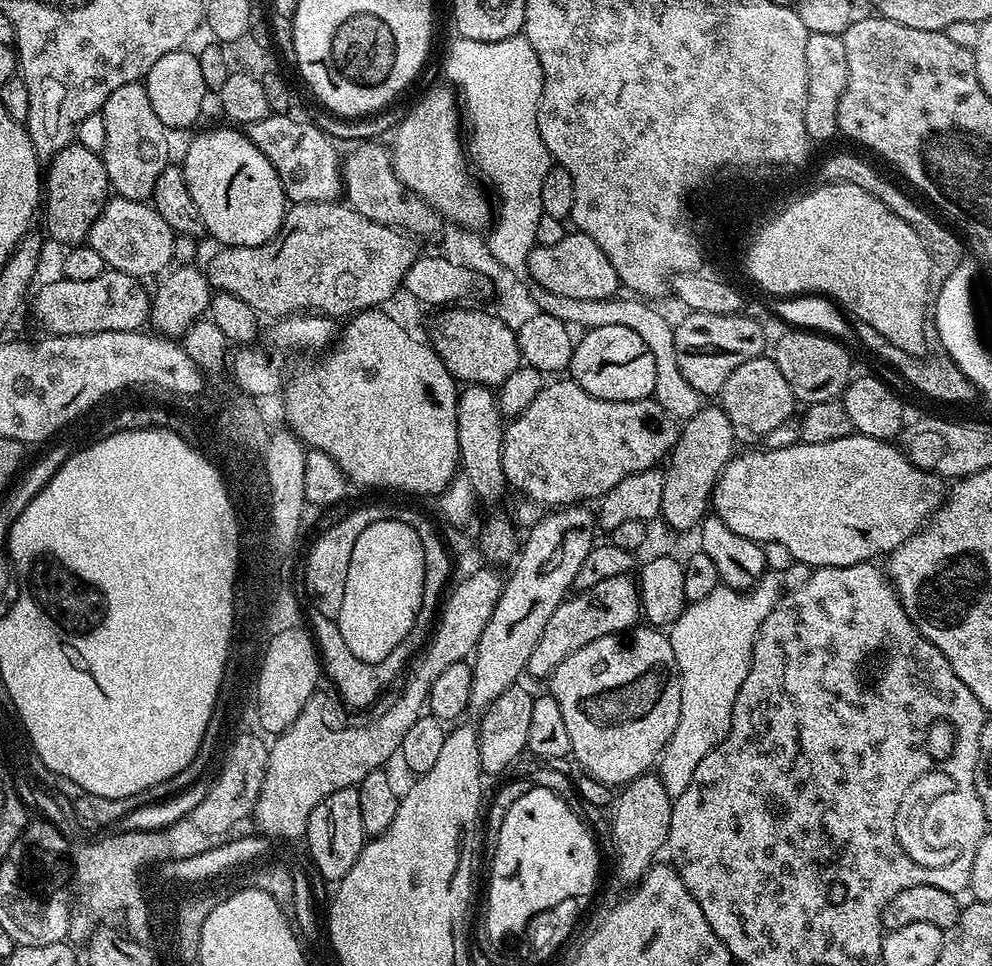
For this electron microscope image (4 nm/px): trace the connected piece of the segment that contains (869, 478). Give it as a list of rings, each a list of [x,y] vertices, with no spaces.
[[[853,434],[825,444],[797,442],[785,448],[761,447],[759,449],[760,452],[752,451],[756,450],[744,450],[742,454],[740,452],[733,455],[725,468],[721,470],[710,499],[711,511],[719,520],[726,522],[726,526],[730,526],[730,530],[734,530],[734,534],[742,534],[742,538],[755,540],[761,546],[766,544],[786,546],[786,550],[790,550],[793,561],[808,563],[813,570],[833,568],[834,566],[867,564],[875,561],[877,559],[875,556],[880,556],[880,558],[887,557],[888,553],[894,551],[898,546],[902,546],[902,542],[906,542],[915,532],[920,531],[931,520],[932,515],[940,509],[940,505],[943,504],[946,495],[945,481],[936,472],[928,472],[925,468],[914,466],[914,462],[910,462],[895,443],[887,440],[875,440],[869,436]]]

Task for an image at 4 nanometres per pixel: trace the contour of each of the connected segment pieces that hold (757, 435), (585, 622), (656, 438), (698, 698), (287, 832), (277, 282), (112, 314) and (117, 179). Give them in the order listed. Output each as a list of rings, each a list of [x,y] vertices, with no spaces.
[[[767,355],[755,356],[750,362],[742,362],[718,393],[718,404],[723,408],[726,417],[730,418],[735,439],[744,446],[752,446],[763,441],[770,430],[782,426],[782,422],[793,419],[792,411],[798,408],[795,394],[790,390],[790,382],[782,378],[782,370],[778,370],[776,361]]]
[[[631,575],[606,578],[606,582],[598,582],[598,586],[587,588],[584,592],[569,595],[554,610],[550,622],[546,622],[546,630],[542,630],[542,638],[534,646],[534,654],[530,654],[527,675],[551,677],[552,671],[574,650],[582,650],[590,642],[607,636],[618,636],[627,633],[641,623],[640,589]]]
[[[570,378],[553,380],[504,429],[502,470],[521,497],[541,506],[596,502],[622,478],[657,467],[675,446],[677,421],[655,398],[599,400]]]
[[[766,574],[746,592],[721,586],[710,590],[706,598],[691,601],[678,618],[678,622],[674,622],[667,629],[666,635],[678,662],[682,690],[678,726],[674,726],[674,734],[661,752],[658,761],[658,775],[662,786],[666,786],[668,796],[675,798],[678,794],[682,794],[682,790],[690,786],[690,778],[694,778],[694,770],[698,770],[698,762],[702,762],[702,758],[706,758],[706,754],[710,754],[710,750],[718,747],[726,738],[726,734],[730,734],[734,698],[738,698],[738,690],[742,682],[746,682],[756,635],[760,632],[762,622],[766,622],[770,610],[774,610],[781,595],[781,577],[776,574]]]
[[[484,567],[488,568],[470,573],[456,589],[453,587],[447,593],[448,601],[446,596],[430,639],[410,661],[408,681],[400,697],[377,720],[356,724],[353,728],[331,728],[324,721],[319,699],[313,698],[302,706],[302,714],[294,718],[291,726],[271,741],[266,778],[262,782],[254,813],[254,821],[261,828],[257,829],[265,837],[281,836],[284,840],[296,840],[300,836],[301,839],[307,833],[308,819],[314,806],[318,806],[322,798],[330,798],[334,790],[357,787],[366,774],[383,769],[390,756],[399,752],[402,738],[406,738],[410,726],[425,715],[434,678],[438,678],[442,670],[454,666],[454,662],[467,661],[475,653],[478,638],[482,638],[482,630],[486,630],[490,622],[490,614],[494,614],[505,577],[499,576],[495,567]]]
[[[310,202],[309,204],[292,204],[285,211],[284,221],[279,232],[274,238],[270,238],[266,243],[258,246],[231,246],[221,247],[221,252],[216,252],[212,256],[212,261],[206,267],[206,275],[211,287],[216,292],[225,292],[226,294],[234,294],[234,298],[242,298],[242,302],[246,302],[246,306],[250,306],[261,317],[272,316],[271,318],[283,318],[286,316],[295,316],[297,314],[323,314],[329,318],[347,318],[355,313],[364,312],[367,308],[380,308],[391,298],[397,291],[401,291],[404,275],[406,270],[415,262],[418,249],[415,248],[413,237],[402,233],[397,228],[390,226],[382,226],[378,222],[370,222],[370,218],[362,218],[362,214],[358,214],[352,208],[348,207],[344,202]]]
[[[106,270],[87,282],[57,278],[35,289],[32,316],[54,336],[85,336],[99,332],[138,332],[149,323],[152,301],[137,277]]]
[[[140,82],[118,86],[118,90],[114,90],[110,98],[106,98],[102,111],[106,122],[106,146],[102,155],[111,191],[122,198],[147,201],[154,190],[154,182],[158,182],[158,174],[162,174],[162,170],[170,164],[168,160],[169,129],[165,128],[162,122],[158,122],[158,114],[154,114],[150,106],[150,94],[146,94],[143,83]]]

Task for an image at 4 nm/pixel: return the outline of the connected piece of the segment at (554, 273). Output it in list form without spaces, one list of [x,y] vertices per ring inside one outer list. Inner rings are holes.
[[[579,230],[569,231],[555,246],[537,244],[528,255],[526,276],[533,280],[531,283],[535,287],[571,300],[611,300],[622,288],[614,266],[610,266],[610,258],[598,250],[598,242],[594,242],[594,238]]]

